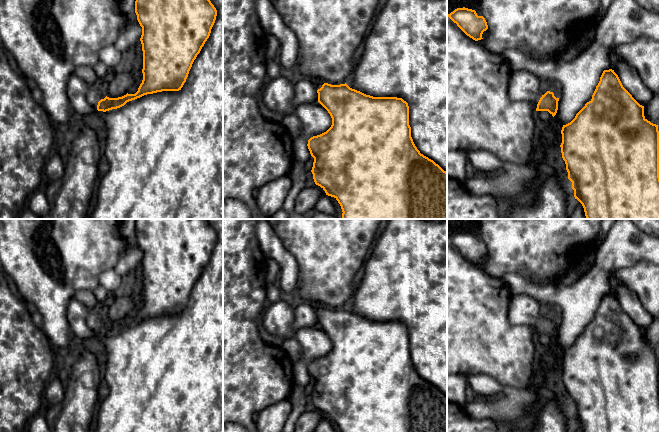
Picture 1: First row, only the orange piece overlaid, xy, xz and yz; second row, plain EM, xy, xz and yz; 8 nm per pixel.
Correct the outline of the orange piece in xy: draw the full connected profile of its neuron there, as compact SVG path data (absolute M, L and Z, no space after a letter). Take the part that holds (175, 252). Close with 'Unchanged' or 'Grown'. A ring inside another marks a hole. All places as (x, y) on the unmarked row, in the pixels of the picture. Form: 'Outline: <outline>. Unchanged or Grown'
Outline: M137 219L135 237L142 251L143 304L135 318L118 322L106 320L107 305L102 302L87 310L88 327L98 335L109 335L147 318L179 315L194 284L210 260L217 234L207 219Z. Grown

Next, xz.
Outline: M315 300L308 303L317 314L318 326L332 342L331 351L326 356L311 361L307 368L311 380L314 382L311 394L314 406L325 415L326 419L334 421L341 432L447 432L447 396L433 384L421 378L415 370L411 361L409 330L406 325L397 321L373 321L350 312L346 307L331 309Z. Grown

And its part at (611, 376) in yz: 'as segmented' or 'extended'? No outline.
as segmented

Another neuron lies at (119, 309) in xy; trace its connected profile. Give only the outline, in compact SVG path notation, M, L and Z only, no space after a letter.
M123 296L113 300L106 309L106 320L118 322L126 319L133 310L134 303L129 296Z

